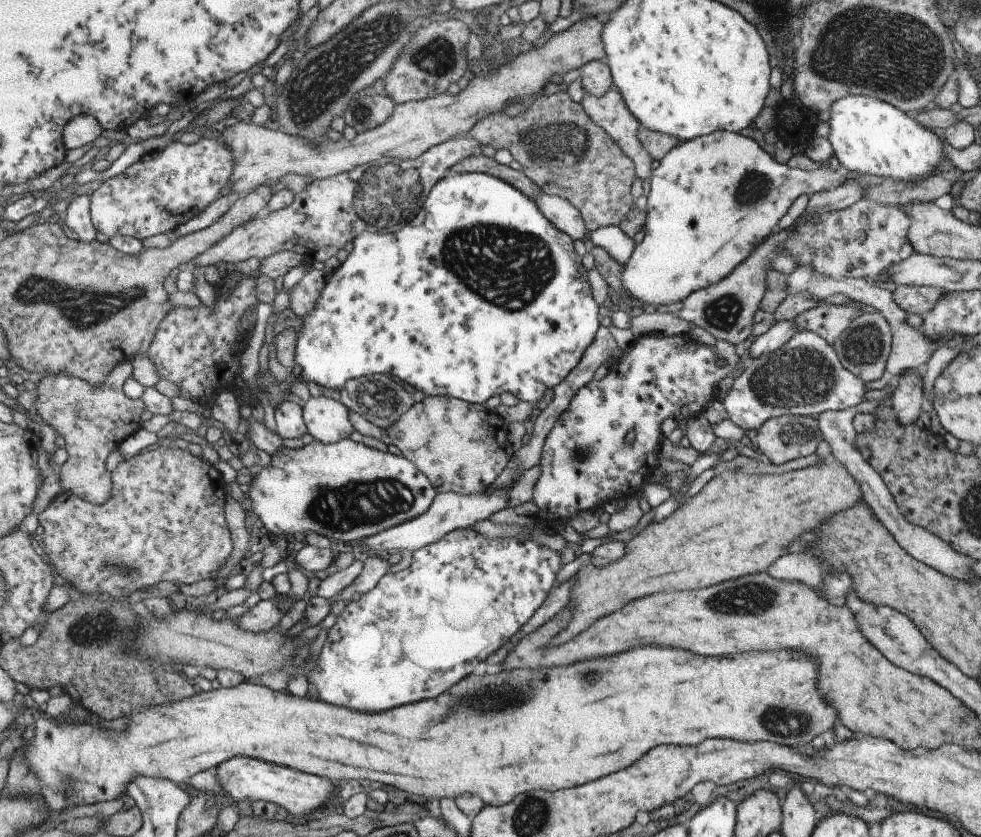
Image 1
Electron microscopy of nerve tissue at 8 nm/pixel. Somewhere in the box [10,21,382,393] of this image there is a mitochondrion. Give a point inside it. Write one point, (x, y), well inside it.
(84, 308)

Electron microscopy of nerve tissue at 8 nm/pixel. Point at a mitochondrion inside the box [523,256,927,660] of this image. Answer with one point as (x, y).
(801, 378)

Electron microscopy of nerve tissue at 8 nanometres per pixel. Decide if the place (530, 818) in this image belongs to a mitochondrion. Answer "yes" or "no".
yes

